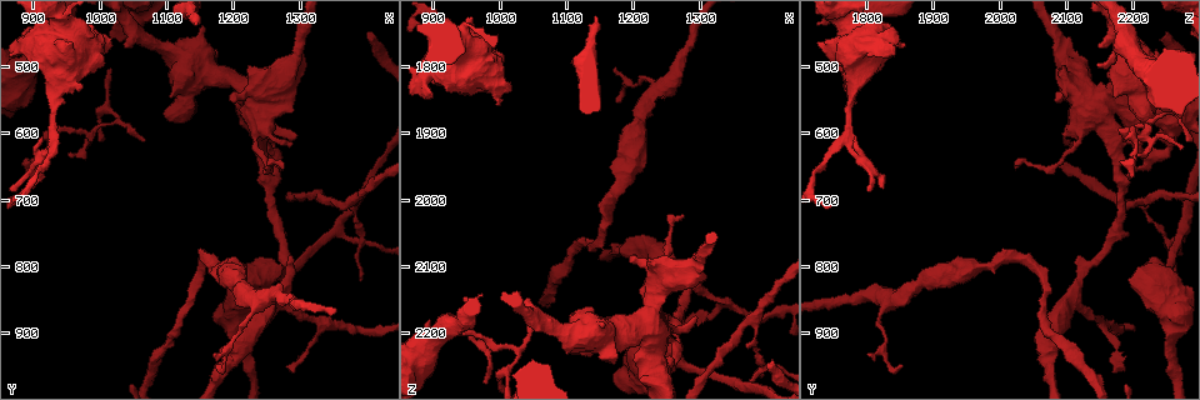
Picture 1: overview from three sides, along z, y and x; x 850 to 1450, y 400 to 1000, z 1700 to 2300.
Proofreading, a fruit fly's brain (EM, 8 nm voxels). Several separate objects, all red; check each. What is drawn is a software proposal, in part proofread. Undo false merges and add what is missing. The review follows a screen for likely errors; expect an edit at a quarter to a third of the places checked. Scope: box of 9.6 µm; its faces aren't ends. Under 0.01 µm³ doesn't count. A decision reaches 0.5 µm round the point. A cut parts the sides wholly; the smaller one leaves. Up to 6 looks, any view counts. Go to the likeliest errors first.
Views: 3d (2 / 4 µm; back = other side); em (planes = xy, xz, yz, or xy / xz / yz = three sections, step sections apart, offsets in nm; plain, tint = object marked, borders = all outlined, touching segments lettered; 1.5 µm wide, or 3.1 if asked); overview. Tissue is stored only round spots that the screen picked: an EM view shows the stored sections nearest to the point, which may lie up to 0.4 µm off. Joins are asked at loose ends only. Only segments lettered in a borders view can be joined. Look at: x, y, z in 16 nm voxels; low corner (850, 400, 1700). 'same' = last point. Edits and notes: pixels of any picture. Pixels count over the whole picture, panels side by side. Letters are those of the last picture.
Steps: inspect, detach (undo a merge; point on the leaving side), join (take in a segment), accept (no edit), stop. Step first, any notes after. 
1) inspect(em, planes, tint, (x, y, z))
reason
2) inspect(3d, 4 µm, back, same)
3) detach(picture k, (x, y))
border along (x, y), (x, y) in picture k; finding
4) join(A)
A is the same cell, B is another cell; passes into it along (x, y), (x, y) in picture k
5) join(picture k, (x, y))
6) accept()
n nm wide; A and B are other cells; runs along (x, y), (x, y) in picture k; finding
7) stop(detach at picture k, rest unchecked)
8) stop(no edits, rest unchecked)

inspect(em, planes, tint, (1390, 760, 2255))
three-way junction

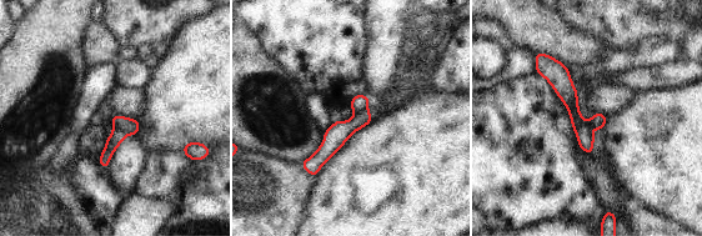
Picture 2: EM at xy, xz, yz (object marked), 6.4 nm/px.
inspect(em, planes, borders, same)

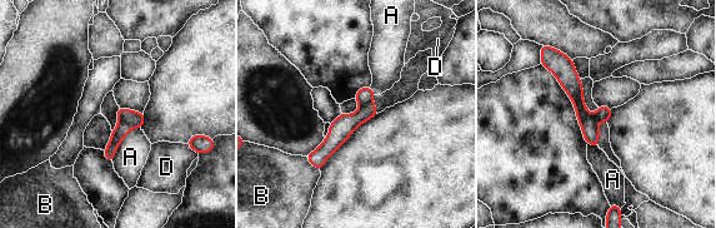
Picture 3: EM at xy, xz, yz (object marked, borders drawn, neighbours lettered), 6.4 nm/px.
detach(picture 3, (121, 130))
A touches over 280 nm; A, B and D are other cells; two cells meet here

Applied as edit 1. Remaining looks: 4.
inspect(em, planes, borders, (1405, 450, 2255))
free end

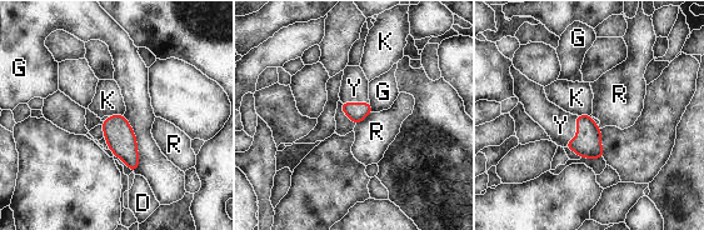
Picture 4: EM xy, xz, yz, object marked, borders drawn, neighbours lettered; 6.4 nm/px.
join(Y)
130 nm wide; G touches over 380 nm; Y is the same cell, D, G, K and R are other cells; the cell continues

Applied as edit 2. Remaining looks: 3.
inspect(overview)

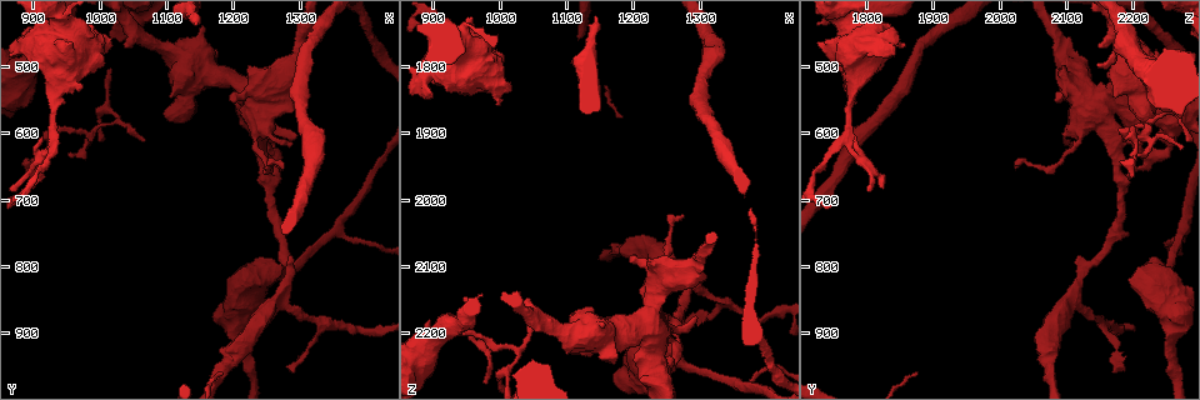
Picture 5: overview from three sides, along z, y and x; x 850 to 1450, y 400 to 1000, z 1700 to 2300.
inspect(3d, 4 µm, (1180, 955, 2080))
calibre changes

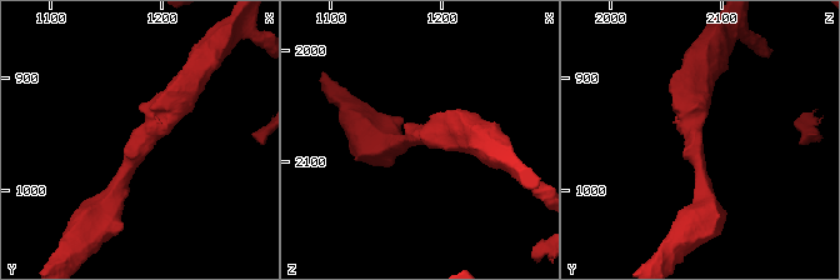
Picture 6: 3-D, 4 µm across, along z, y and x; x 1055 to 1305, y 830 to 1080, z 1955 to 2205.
inspect(em, planes, borders, (1178, 962, 2076))
arms of 200, 420 nm

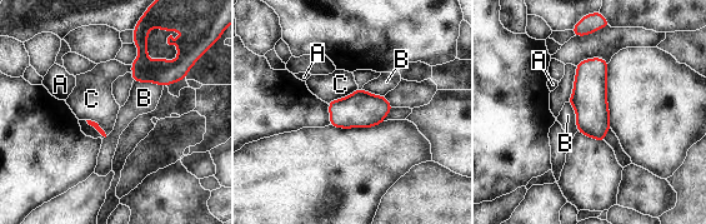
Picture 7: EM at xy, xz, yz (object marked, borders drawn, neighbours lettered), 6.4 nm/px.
accept()
220 nm wide; A, B and C are other cells; border along (357, 88), (328, 104) in picture 7; all the same cell

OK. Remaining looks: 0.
stop(detach at picture 3, join at picture 4, rest unchecked)

